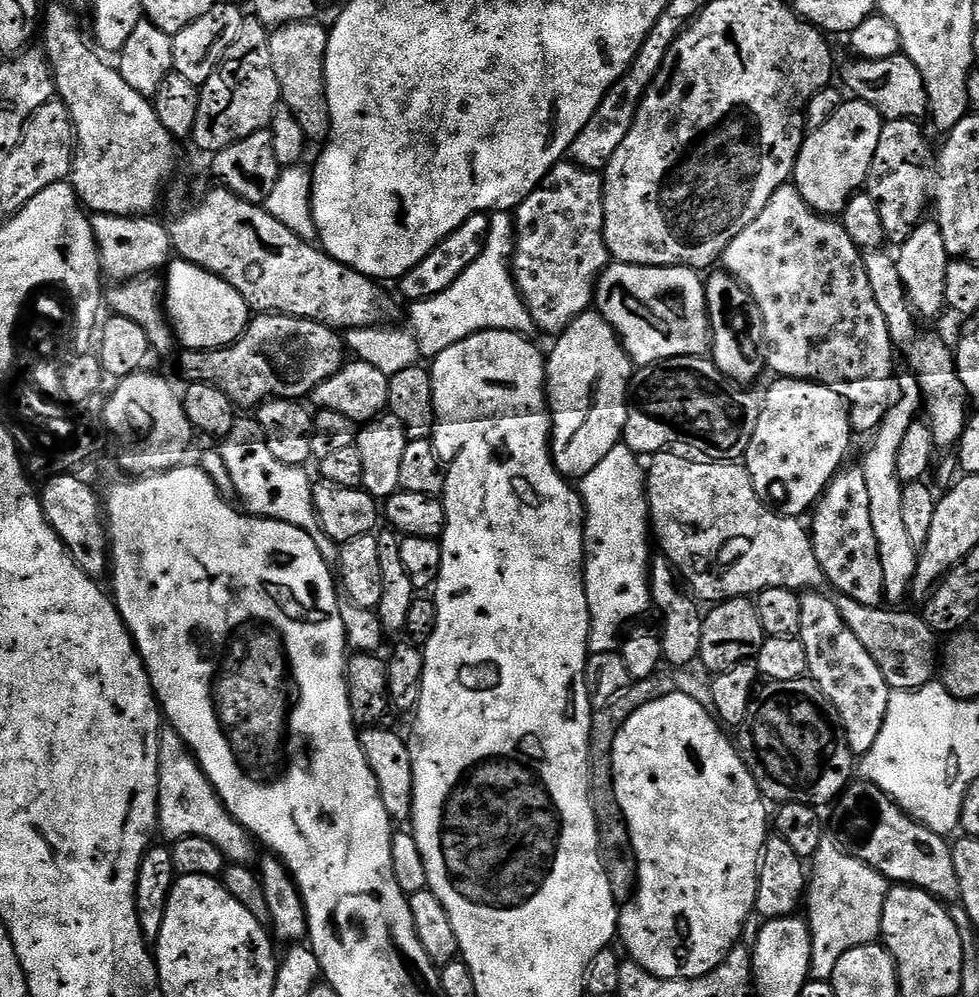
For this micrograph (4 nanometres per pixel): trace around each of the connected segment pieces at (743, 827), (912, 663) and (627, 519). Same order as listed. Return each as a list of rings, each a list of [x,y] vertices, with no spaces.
[[[676,691],[670,693],[669,696],[651,701],[648,705],[644,705],[637,709],[636,712],[630,714],[628,720],[621,726],[620,732],[617,734],[616,741],[613,744],[614,794],[617,795],[618,806],[621,807],[625,822],[628,824],[629,838],[632,840],[633,853],[636,856],[635,891],[632,898],[625,901],[619,909],[620,922],[618,925],[618,940],[619,943],[624,943],[625,950],[632,955],[629,956],[631,963],[642,966],[647,972],[654,974],[663,980],[693,980],[694,978],[702,978],[706,974],[710,974],[718,965],[723,964],[726,957],[728,957],[729,952],[741,943],[740,935],[744,932],[744,923],[747,922],[748,915],[750,917],[753,915],[756,906],[756,891],[758,890],[758,878],[760,877],[760,858],[764,855],[764,841],[767,840],[770,835],[770,808],[768,812],[767,806],[769,807],[769,805],[766,803],[766,797],[760,793],[760,787],[757,786],[756,780],[750,774],[748,767],[744,765],[744,759],[740,756],[737,745],[733,743],[733,741],[731,744],[731,742],[724,737],[723,731],[725,732],[725,729],[717,723],[711,711],[704,709],[698,702],[694,702],[692,698],[687,697],[686,694]]]
[[[836,592],[834,599],[838,606],[838,614],[842,614],[854,638],[858,638],[858,642],[866,646],[870,658],[878,662],[878,670],[882,670],[882,678],[886,678],[889,689],[913,692],[937,679],[938,634],[925,622],[919,611],[900,612],[904,610],[897,610],[892,606],[867,608],[862,606],[862,602],[854,602],[854,598],[841,592]]]
[[[621,442],[579,481],[578,491],[584,502],[584,589],[590,610],[589,653],[615,652],[622,643],[624,624],[643,614],[652,604],[650,575],[648,576],[648,540],[650,544],[650,517],[646,472],[638,461],[637,453]]]

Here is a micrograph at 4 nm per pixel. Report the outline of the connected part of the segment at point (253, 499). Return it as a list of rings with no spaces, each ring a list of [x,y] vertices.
[[[256,418],[237,419],[230,434],[226,434],[219,441],[218,451],[224,455],[224,461],[230,470],[232,492],[237,496],[235,499],[251,515],[263,516],[266,520],[286,522],[310,534],[310,538],[314,538],[314,546],[318,546],[318,554],[322,554],[329,568],[339,569],[340,545],[334,538],[330,538],[330,534],[326,534],[326,530],[322,530],[320,525],[312,497],[313,477],[308,477],[303,467],[286,465],[274,458],[273,451],[267,445],[267,436]]]

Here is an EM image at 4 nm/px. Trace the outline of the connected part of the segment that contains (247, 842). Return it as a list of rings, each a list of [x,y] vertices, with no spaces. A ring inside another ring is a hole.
[[[171,726],[165,727],[160,734],[160,818],[158,828],[161,833],[165,832],[170,838],[169,841],[172,842],[187,836],[206,838],[206,842],[214,842],[214,846],[218,846],[218,850],[222,850],[225,861],[232,864],[248,866],[253,863],[251,860],[256,856],[257,845],[254,843],[253,837],[249,836],[243,826],[228,813],[226,806],[220,800],[220,795],[216,793],[216,788],[208,781],[206,774],[200,769],[199,762],[192,755],[192,749],[184,743],[184,739]]]

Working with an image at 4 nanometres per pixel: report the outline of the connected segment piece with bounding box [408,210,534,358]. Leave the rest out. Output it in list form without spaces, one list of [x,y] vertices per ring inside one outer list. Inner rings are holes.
[[[504,210],[493,211],[490,216],[490,230],[486,238],[486,246],[482,250],[482,254],[478,254],[474,266],[470,266],[470,270],[466,270],[466,274],[462,278],[458,278],[458,282],[454,282],[454,286],[450,286],[450,290],[442,290],[442,294],[438,294],[429,300],[415,301],[409,307],[412,308],[408,312],[408,320],[412,323],[410,331],[416,337],[416,351],[421,357],[434,358],[438,354],[442,354],[442,350],[450,350],[450,346],[470,338],[475,332],[528,334],[533,331],[532,319],[526,310],[524,299],[521,298],[520,292],[516,288],[516,280],[512,276],[510,267],[512,253],[515,250],[516,225],[513,217]]]

